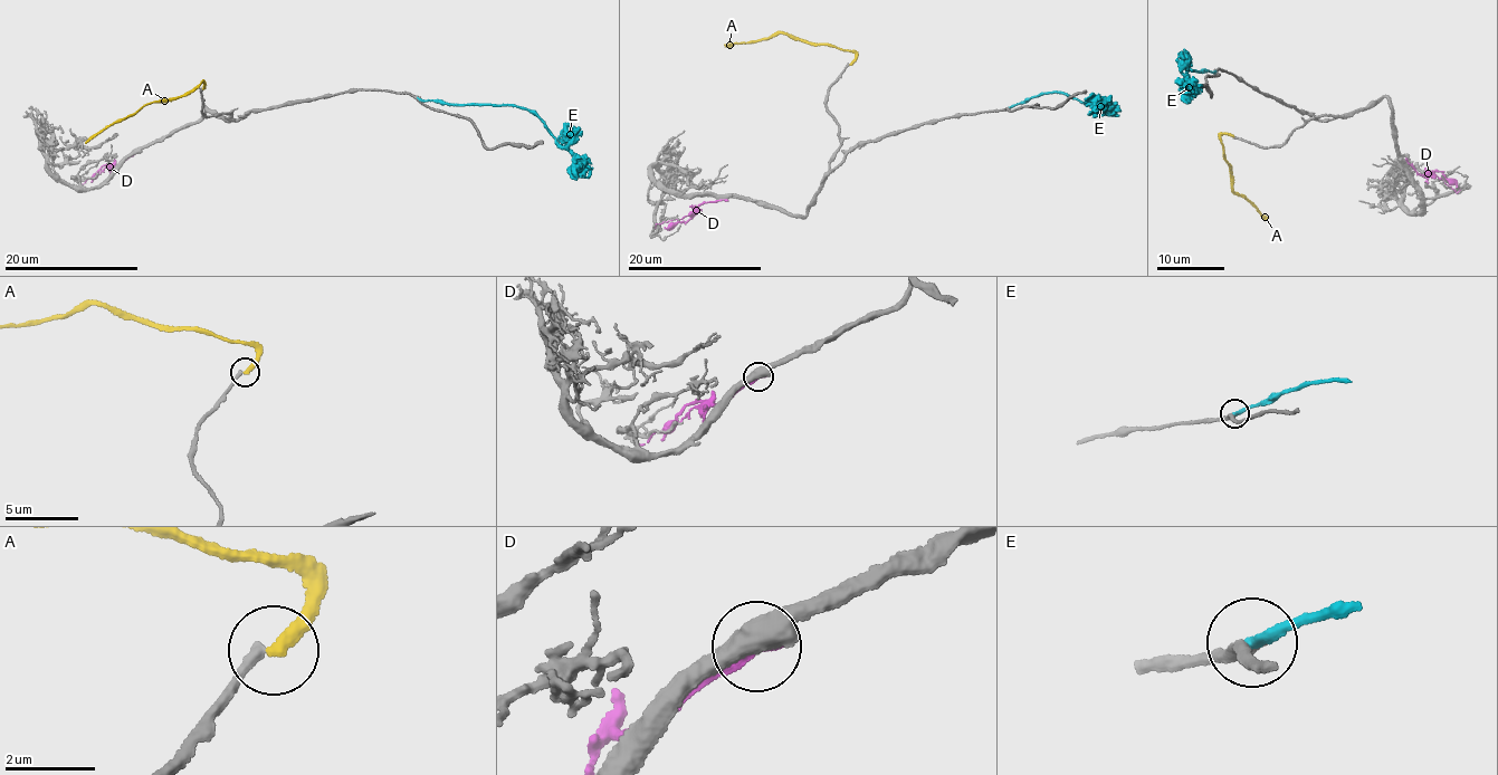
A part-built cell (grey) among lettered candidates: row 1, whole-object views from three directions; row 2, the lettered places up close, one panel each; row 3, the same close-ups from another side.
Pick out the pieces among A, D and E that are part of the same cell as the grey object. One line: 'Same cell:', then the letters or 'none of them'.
Same cell: none of them

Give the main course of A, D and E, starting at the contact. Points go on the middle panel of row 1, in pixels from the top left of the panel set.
A: (850, 65), (855, 58), (851, 51), (830, 45), (816, 46), (782, 32), (723, 45)
D: (724, 200), (700, 203), (679, 220), (658, 222), (656, 228)
E: (1009, 107), (1056, 92), (1095, 103), (1094, 106), (1095, 102), (1097, 111)

